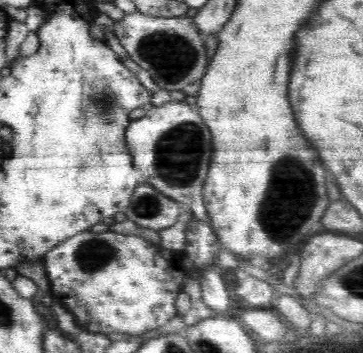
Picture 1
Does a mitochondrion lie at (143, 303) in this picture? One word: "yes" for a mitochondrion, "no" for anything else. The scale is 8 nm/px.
no

